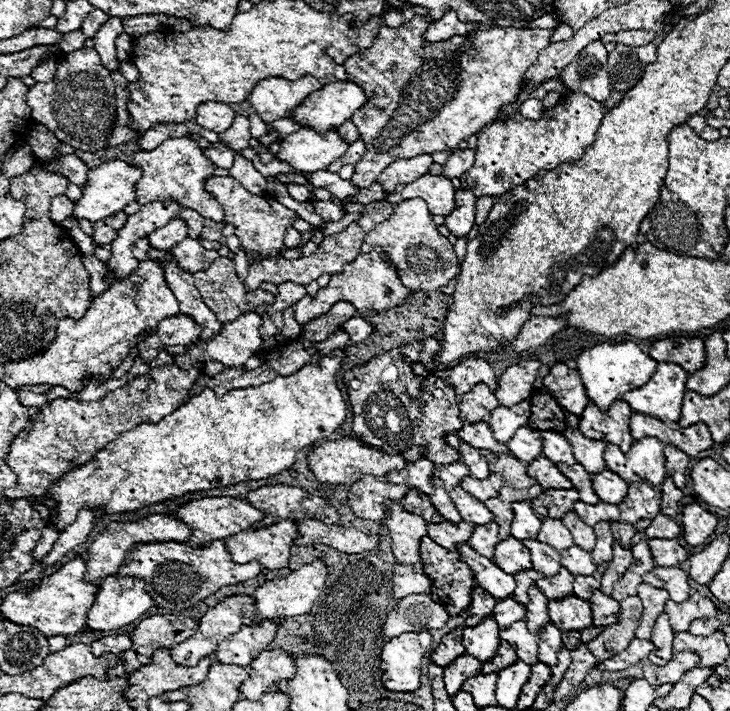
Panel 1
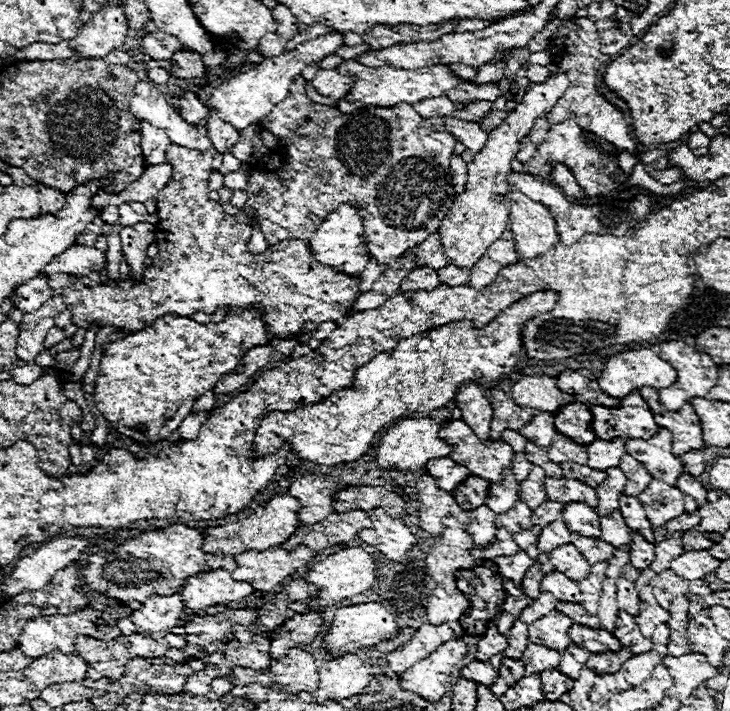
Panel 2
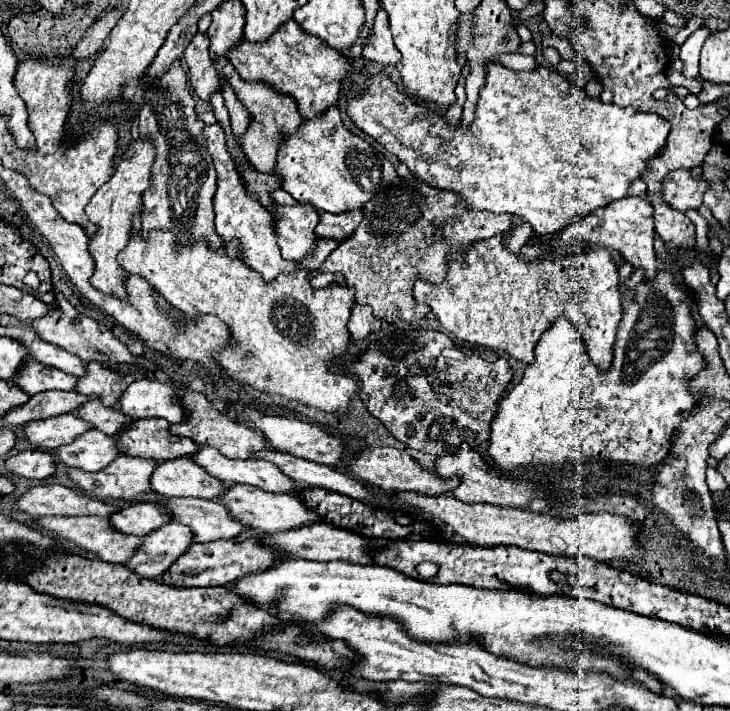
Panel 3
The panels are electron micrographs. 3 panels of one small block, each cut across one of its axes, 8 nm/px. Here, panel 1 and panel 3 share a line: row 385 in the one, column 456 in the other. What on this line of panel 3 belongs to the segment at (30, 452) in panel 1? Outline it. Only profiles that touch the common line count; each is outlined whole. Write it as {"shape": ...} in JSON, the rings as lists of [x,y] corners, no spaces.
{"shape":[[[494,62],[488,66],[488,76],[486,76],[486,86],[482,88],[478,106],[476,106],[476,120],[468,126],[450,126],[442,116],[428,112],[426,108],[418,106],[416,100],[412,100],[410,96],[402,94],[388,76],[378,74],[374,78],[370,78],[362,88],[354,88],[348,94],[348,116],[356,122],[358,128],[362,128],[368,136],[372,136],[374,140],[378,140],[388,152],[392,152],[394,156],[400,158],[400,162],[404,162],[408,166],[408,170],[412,172],[414,178],[418,178],[420,182],[426,182],[428,186],[434,186],[438,190],[454,190],[456,194],[462,194],[462,198],[476,210],[490,210],[494,214],[514,214],[514,216],[522,216],[526,222],[530,222],[534,234],[554,234],[560,232],[562,228],[566,228],[568,224],[574,224],[576,220],[580,220],[580,216],[592,214],[598,208],[608,206],[614,200],[626,198],[628,196],[628,188],[632,186],[632,182],[640,180],[646,172],[648,172],[648,162],[652,156],[658,156],[668,134],[670,134],[670,124],[660,116],[660,114],[644,114],[644,112],[634,112],[634,108],[618,108],[616,104],[604,104],[598,98],[590,98],[586,96],[584,88],[570,84],[564,76],[560,76],[554,70],[548,70],[544,66],[538,66],[532,72],[514,72],[508,70],[506,66]]]}

